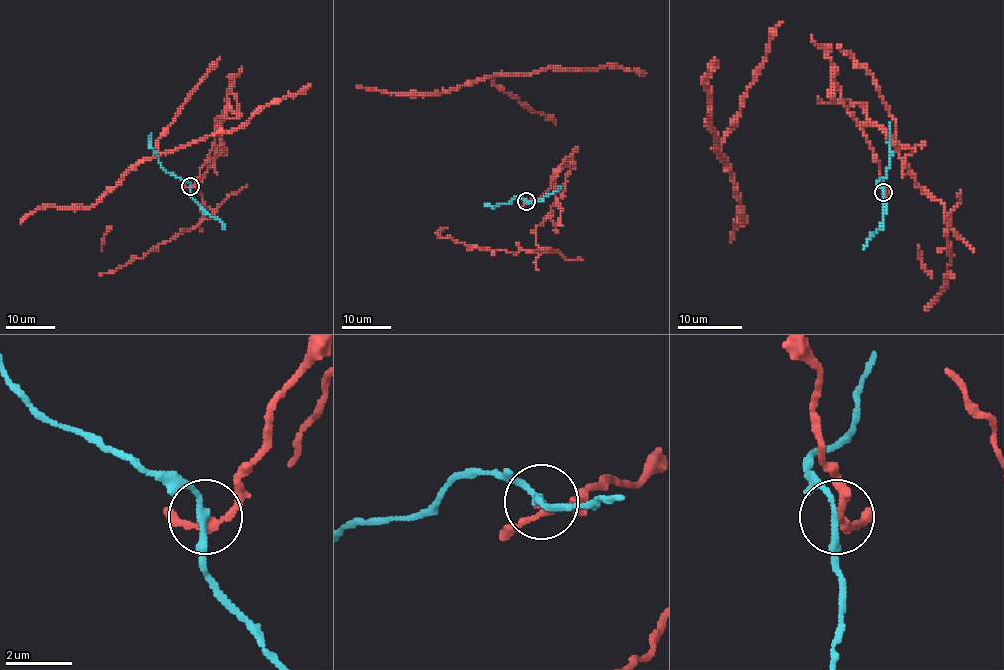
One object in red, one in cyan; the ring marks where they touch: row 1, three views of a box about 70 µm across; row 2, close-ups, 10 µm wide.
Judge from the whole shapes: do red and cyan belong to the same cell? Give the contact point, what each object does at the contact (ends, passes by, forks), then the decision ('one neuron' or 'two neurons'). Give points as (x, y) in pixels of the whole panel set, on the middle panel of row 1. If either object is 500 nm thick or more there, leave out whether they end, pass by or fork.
(526, 201) | red passes by | cyan passes by | two neurons

